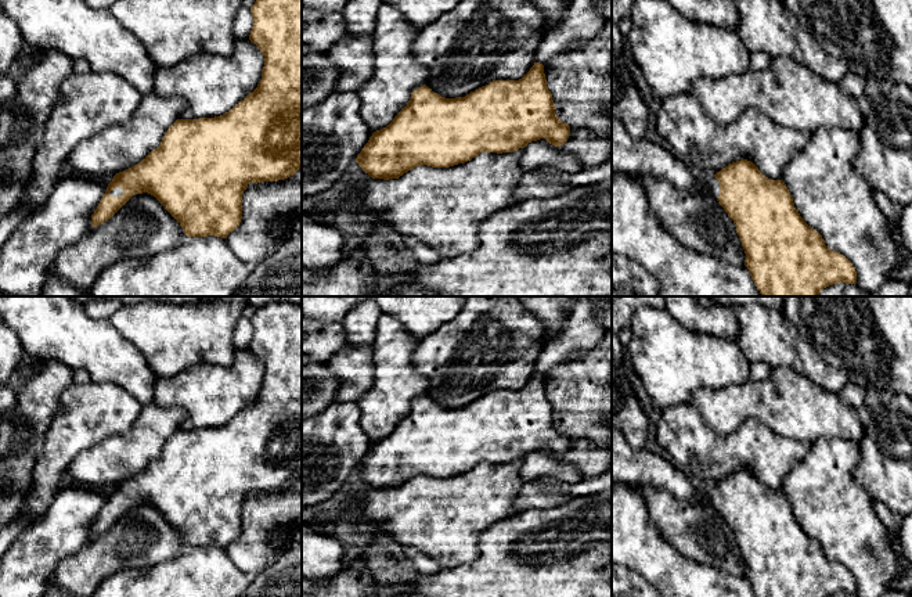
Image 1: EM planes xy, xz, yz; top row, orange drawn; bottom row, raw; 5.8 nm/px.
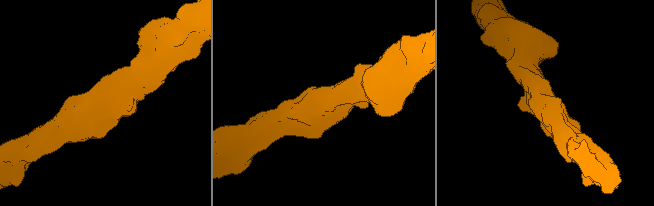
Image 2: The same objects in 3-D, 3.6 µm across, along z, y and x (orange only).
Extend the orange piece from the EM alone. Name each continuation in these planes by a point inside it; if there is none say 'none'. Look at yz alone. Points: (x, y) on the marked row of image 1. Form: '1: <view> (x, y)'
1: yz (713, 186)

